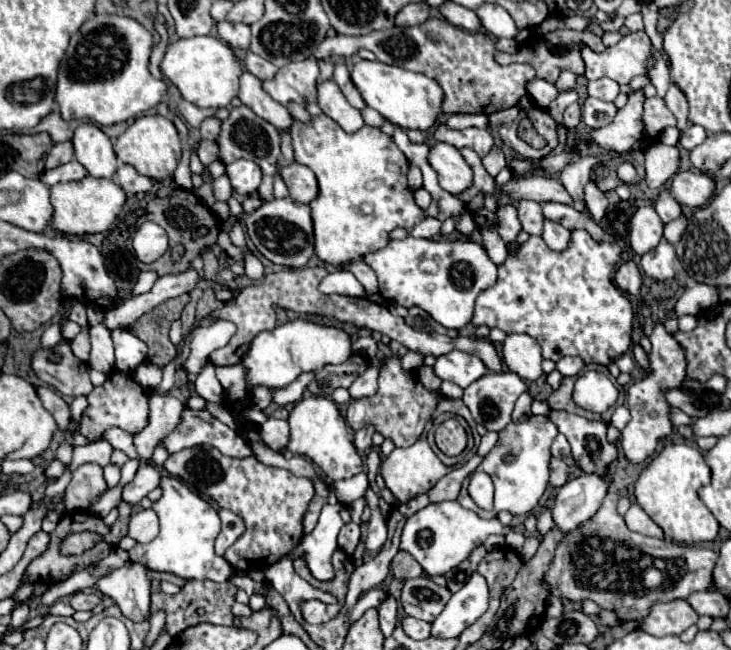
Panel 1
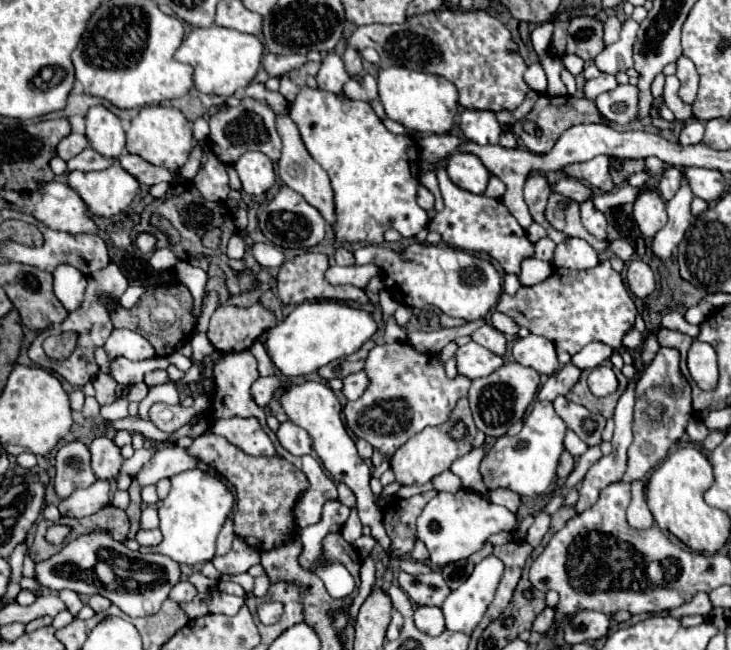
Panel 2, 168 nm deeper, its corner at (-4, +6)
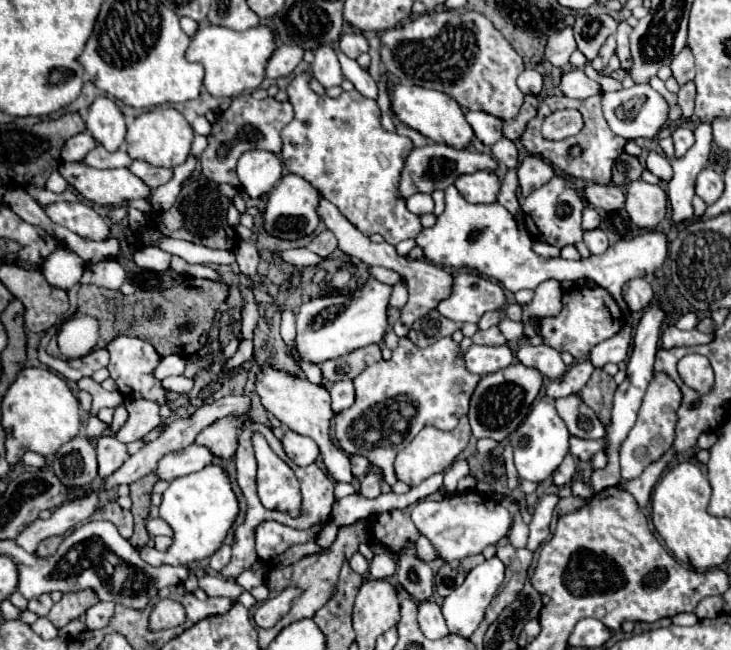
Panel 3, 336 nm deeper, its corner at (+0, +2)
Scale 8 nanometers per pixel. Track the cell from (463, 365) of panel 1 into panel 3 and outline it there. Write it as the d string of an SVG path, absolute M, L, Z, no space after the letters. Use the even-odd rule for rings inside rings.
M471 345L463 359L465 359L467 371L481 375L481 377L495 373L499 369L505 369L507 365L511 365L515 361L515 357L507 345L499 345L499 347Z

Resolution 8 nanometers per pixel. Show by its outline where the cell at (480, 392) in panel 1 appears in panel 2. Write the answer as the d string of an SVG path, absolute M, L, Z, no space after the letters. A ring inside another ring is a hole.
M515 361L505 363L503 367L499 367L487 377L475 379L469 391L469 405L471 405L477 429L489 437L503 437L507 429L525 415L525 409L535 399L537 389L539 389L539 373Z

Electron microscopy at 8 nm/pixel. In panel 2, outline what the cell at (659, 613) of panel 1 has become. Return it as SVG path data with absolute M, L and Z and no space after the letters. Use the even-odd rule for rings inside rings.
M697 593L693 597L693 601L689 601L687 605L681 605L679 609L671 609L669 615L675 617L675 619L681 619L685 615L703 615L703 617L707 617L707 615L711 615L711 611L713 611L713 605L709 601L709 595L707 593Z

